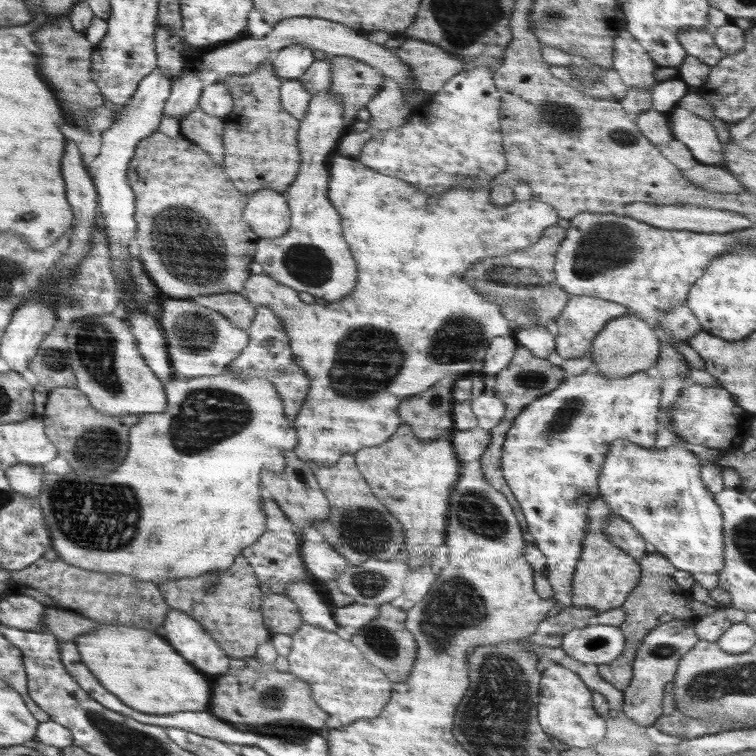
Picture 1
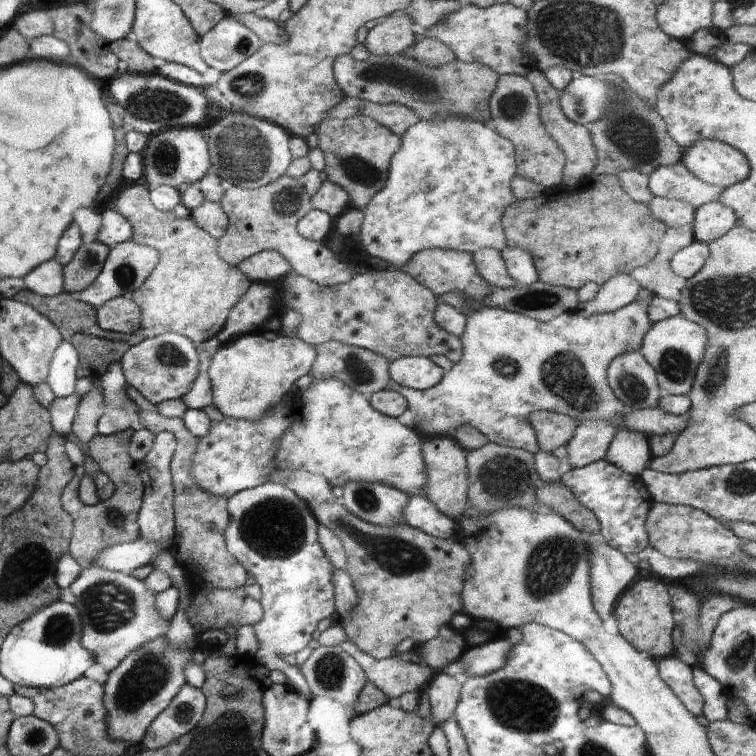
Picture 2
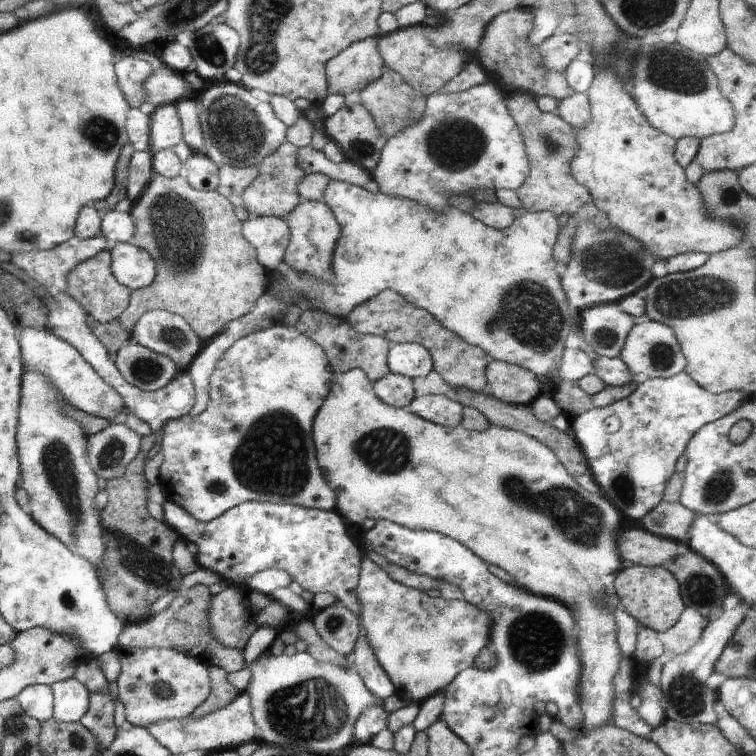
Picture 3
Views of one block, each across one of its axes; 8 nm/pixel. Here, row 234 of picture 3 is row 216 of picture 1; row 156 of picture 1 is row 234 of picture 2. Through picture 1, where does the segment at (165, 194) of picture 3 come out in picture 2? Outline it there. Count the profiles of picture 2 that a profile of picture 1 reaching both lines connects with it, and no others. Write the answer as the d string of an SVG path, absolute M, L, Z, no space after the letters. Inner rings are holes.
M143 181L139 183L124 183L114 201L115 210L118 211L132 225L132 240L141 245L148 245L157 250L158 262L144 281L144 284L130 294L140 309L142 329L152 330L155 335L162 333L178 333L189 338L195 347L201 342L216 336L226 322L229 310L236 301L251 287L251 280L240 272L232 263L227 263L217 251L218 240L206 230L200 228L198 223L187 215L180 218L173 211L158 210L151 201L149 190Z

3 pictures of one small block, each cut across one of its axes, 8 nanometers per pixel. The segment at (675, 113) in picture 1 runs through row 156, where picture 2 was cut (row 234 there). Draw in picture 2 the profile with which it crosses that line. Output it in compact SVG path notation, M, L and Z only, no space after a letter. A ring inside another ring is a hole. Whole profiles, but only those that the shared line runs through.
M712 201L695 210L692 224L695 240L708 244L740 224L740 220L732 207L720 201Z

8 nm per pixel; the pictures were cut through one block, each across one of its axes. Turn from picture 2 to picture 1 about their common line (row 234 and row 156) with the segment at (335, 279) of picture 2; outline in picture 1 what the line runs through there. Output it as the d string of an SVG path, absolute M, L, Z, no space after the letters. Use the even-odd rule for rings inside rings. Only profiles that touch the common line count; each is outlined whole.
M272 58L266 59L264 62L260 63L260 66L256 70L252 70L250 74L246 76L232 76L228 77L226 81L227 89L230 91L233 102L233 109L227 114L226 118L223 119L225 122L224 125L224 152L223 152L223 171L226 173L226 176L232 181L232 184L238 189L241 190L247 197L252 193L255 193L261 186L266 187L267 189L282 193L286 195L287 186L294 182L296 175L299 173L299 168L301 167L301 154L298 146L297 134L299 131L299 122L294 118L288 111L284 110L280 100L280 87L281 87L281 78L274 74L274 68L272 68Z

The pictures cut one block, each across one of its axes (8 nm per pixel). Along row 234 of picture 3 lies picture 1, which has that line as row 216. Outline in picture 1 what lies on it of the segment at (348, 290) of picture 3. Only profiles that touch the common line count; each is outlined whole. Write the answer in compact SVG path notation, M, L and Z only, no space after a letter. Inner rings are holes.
M335 153L335 154L334 154L334 156L333 156L333 157L332 157L332 160L331 160L331 162L330 162L330 164L329 164L329 177L328 177L328 188L327 188L327 189L328 189L328 194L327 194L327 197L328 197L328 200L329 200L329 201L330 201L330 204L332 204L332 206L333 206L333 207L334 207L334 208L336 208L336 210L337 210L337 211L338 211L338 214L339 214L339 215L340 215L340 218L341 218L341 227L342 227L342 230L343 230L343 237L344 237L344 238L345 238L345 239L346 239L346 242L347 242L347 243L348 243L348 246L349 246L349 249L350 249L350 252L351 252L351 253L352 253L352 256L354 256L354 260L356 260L356 264L358 264L358 266L357 266L357 268L358 268L358 286L356 286L356 288L354 288L354 291L352 291L352 292L350 292L350 295L348 295L348 297L344 297L344 299L340 299L340 301L337 301L337 302L334 302L334 303L329 303L329 304L326 304L326 306L321 306L321 305L320 305L320 306L317 306L317 305L314 305L314 306L312 306L312 305L310 305L310 304L305 304L305 303L304 303L304 302L301 302L301 300L300 300L300 299L298 299L298 298L297 298L297 297L296 297L296 292L295 292L295 291L294 291L294 290L293 290L293 289L292 289L292 288L289 288L289 287L288 287L288 286L285 286L285 285L284 285L284 284L281 284L281 283L278 283L278 282L277 282L277 281L276 281L276 280L273 280L273 279L272 279L272 278L271 278L271 277L268 277L268 276L267 276L267 275L266 275L266 274L265 274L265 273L264 273L264 272L262 272L262 273L260 273L260 274L255 274L255 275L253 275L253 274L252 274L252 275L251 275L251 276L250 276L250 277L249 277L249 278L248 278L248 280L246 280L246 283L245 283L245 284L244 284L244 291L245 291L245 292L246 292L246 294L245 294L245 295L244 295L244 296L245 296L245 297L246 297L246 299L247 299L247 300L248 300L248 302L249 302L249 303L250 303L250 304L252 304L252 305L253 305L253 306L258 306L258 305L262 305L262 307L268 307L268 309L270 309L270 310L272 310L272 311L274 311L274 315L276 315L276 317L280 317L280 320L281 320L281 323L282 323L282 324L283 324L283 327L284 327L284 331L286 331L286 335L288 335L288 339L290 339L290 351L292 351L292 354L293 354L293 355L294 355L294 356L295 356L295 362L297 362L297 365L298 365L298 366L299 366L299 367L300 367L300 368L303 368L303 369L304 369L304 372L305 372L305 375L306 375L306 376L308 376L308 380L310 380L310 390L309 390L309 391L308 391L308 394L307 394L307 395L306 395L306 396L305 396L305 397L304 397L304 404L302 404L302 408L300 408L300 412L298 412L298 418L295 418L295 420L296 420L296 422L293 422L293 424L294 424L294 426L295 426L295 427L296 427L296 430L297 430L297 433L298 433L298 436L300 436L300 444L298 444L298 446L295 446L295 449L294 449L294 452L296 452L296 454L295 454L295 455L296 455L296 456L298 456L298 458L302 458L302 460L306 460L306 462L308 462L308 464L309 464L309 463L312 463L312 462L316 462L316 463L318 463L318 464L321 464L321 465L322 465L322 466L332 466L332 464L336 464L336 461L337 461L337 460L338 460L338 459L339 459L339 458L340 458L340 456L342 456L342 455L343 455L343 454L354 454L354 453L355 453L355 452L358 452L358 451L359 451L359 450L360 450L360 448L364 448L364 446L366 446L366 447L368 447L368 446L378 446L378 444L384 444L384 442L386 442L386 440L388 440L388 438L390 438L390 436L392 436L392 435L393 435L393 434L394 434L394 432L396 432L396 428L398 428L398 427L399 427L399 426L400 426L400 424L402 424L402 423L403 423L403 422L402 422L402 419L400 419L400 416L398 416L398 410L396 410L396 408L399 408L399 406L398 406L398 404L400 404L400 402L402 402L402 398L406 398L406 396L412 396L412 394L418 394L418 392L424 392L424 390L426 390L426 389L427 389L427 388L430 388L430 386L432 386L432 385L433 385L433 384L436 384L436 382L438 382L438 381L439 381L439 380L440 380L440 378L444 378L444 376L446 376L446 374L454 374L454 376L456 376L456 374L464 374L464 372L472 372L472 368L474 368L474 362L482 362L482 360L484 360L484 356L485 356L485 352L486 352L486 350L487 350L487 349L488 349L488 346L489 346L489 345L490 345L490 342L491 342L491 341L492 341L492 340L493 340L493 339L494 339L494 338L498 338L498 336L505 336L505 335L509 335L509 334L512 334L512 330L511 330L511 327L510 327L510 322L509 322L509 320L508 320L508 319L507 319L507 318L506 318L506 317L504 317L504 316L502 316L502 312L500 312L500 310L501 310L501 308L500 308L500 305L497 305L497 304L494 304L494 303L489 303L489 302L488 302L488 301L486 301L486 298L484 298L484 296L480 296L480 294L478 294L478 291L476 291L476 290L474 290L474 288L472 288L472 286L470 286L470 284L466 284L466 282L464 282L464 280L462 280L462 274L464 274L464 272L466 272L466 270L468 270L468 268L470 268L470 266L472 266L472 264L476 264L476 262L480 262L480 261L481 261L481 260L482 260L482 258L492 258L492 257L493 257L493 256L496 256L496 257L498 257L498 256L506 256L506 255L507 255L507 254L512 254L512 253L513 253L513 252L516 252L516 251L517 251L517 250L520 250L520 249L521 249L521 248L524 248L524 247L527 247L527 246L528 246L528 245L530 245L530 244L534 244L534 243L535 243L535 242L536 242L536 241L537 241L537 240L538 240L538 239L539 239L539 238L540 238L540 237L541 237L541 236L542 236L542 233L543 233L543 232L544 232L544 230L546 230L546 228L548 228L548 227L549 227L549 226L552 226L552 225L556 225L556 224L557 224L557 222L558 222L558 219L559 219L559 216L558 216L558 215L557 215L557 212L556 212L556 211L555 211L555 208L554 208L554 207L553 207L553 206L552 206L552 205L551 205L551 204L548 204L548 203L545 203L545 202L542 202L542 201L541 201L541 200L538 200L538 199L534 199L534 198L532 198L532 199L528 199L528 200L525 200L525 201L520 201L520 202L518 202L518 201L514 201L514 200L513 200L513 201L512 201L512 202L511 202L511 203L508 203L508 204L507 204L507 205L506 205L506 206L505 206L505 207L501 207L501 206L500 206L500 205L495 205L495 204L494 204L494 203L493 203L493 202L492 202L492 201L491 201L491 196L490 196L490 195L489 195L489 193L490 193L490 190L489 190L489 183L486 183L486 184L485 184L485 185L480 185L480 186L477 186L477 187L474 187L474 188L473 188L473 189L469 189L469 188L468 188L468 187L467 187L467 186L466 186L466 185L454 185L454 186L453 186L453 187L452 187L452 188L451 188L451 189L448 189L448 190L447 190L447 191L446 191L446 192L445 192L445 193L442 193L442 194L441 194L441 195L440 195L440 196L432 196L432 195L429 195L429 194L428 194L428 193L425 193L425 192L424 192L424 191L421 191L421 190L420 190L420 189L417 189L417 188L416 188L416 187L415 187L415 186L414 186L414 185L413 185L413 184L410 184L410 183L409 183L409 182L408 182L408 181L405 181L405 180L400 180L400 179L399 179L399 178L396 178L396 177L393 177L393 176L386 176L386 175L383 175L383 174L380 174L380 173L379 173L379 172L376 172L376 171L375 171L375 170L372 170L372 169L371 169L371 168L368 168L368 167L365 167L365 166L364 166L364 165L363 165L363 164L362 164L362 163L361 163L361 162L360 162L360 161L358 161L358 160L352 160L352 159L347 159L347 158L344 158L344 157L343 157L343 156L342 156L342 155L338 155L338 154L336 154L336 153ZM368 330L380 330L380 334L382 334L382 340L380 340L380 342L378 342L378 344L376 344L376 346L370 346L370 332L368 332ZM356 332L364 332L364 338L362 338L362 336L358 336L358 340L362 340L362 344L364 344L364 342L366 342L366 340L368 340L368 346L366 346L366 344L364 344L364 348L348 348L348 346L350 346L350 342L352 342L352 340L354 340L354 342L356 342L356 338L354 338L354 336L356 336Z

